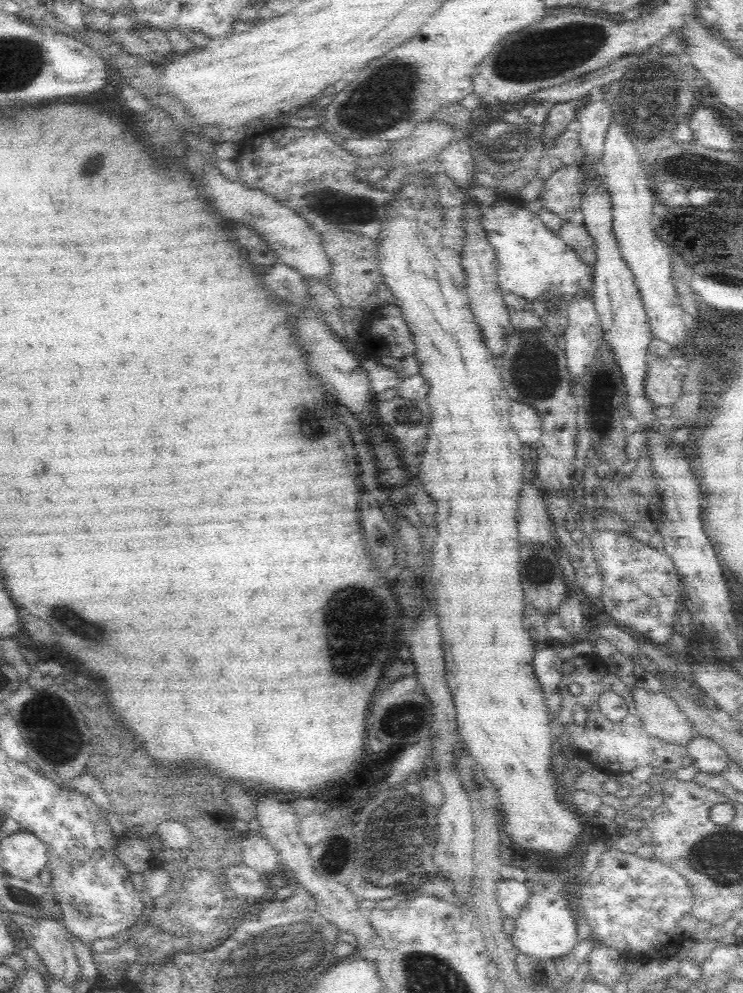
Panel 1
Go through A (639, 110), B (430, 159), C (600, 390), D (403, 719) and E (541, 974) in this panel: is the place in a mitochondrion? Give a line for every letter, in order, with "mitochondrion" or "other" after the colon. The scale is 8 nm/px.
A: mitochondrion
B: other
C: mitochondrion
D: mitochondrion
E: other

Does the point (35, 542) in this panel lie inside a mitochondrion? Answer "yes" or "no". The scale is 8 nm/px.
no

